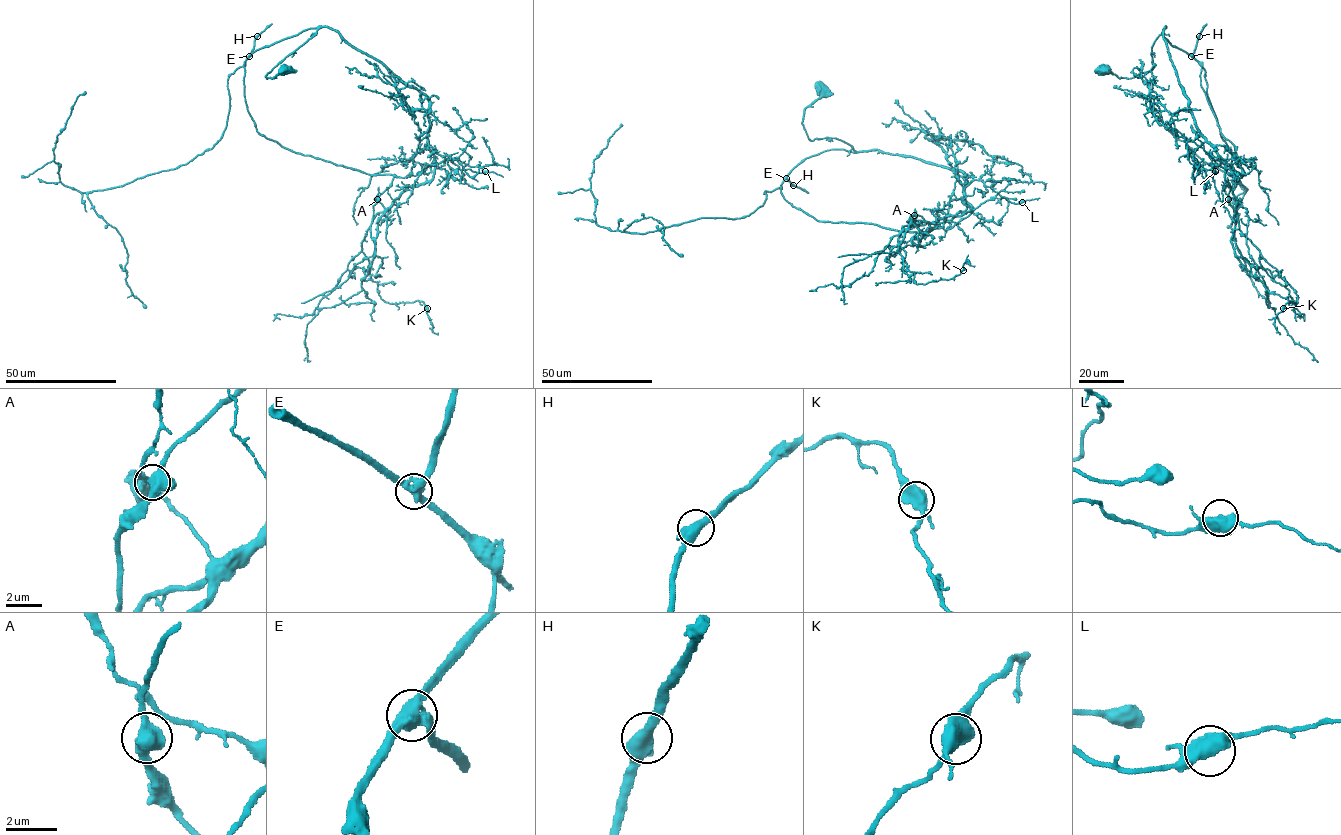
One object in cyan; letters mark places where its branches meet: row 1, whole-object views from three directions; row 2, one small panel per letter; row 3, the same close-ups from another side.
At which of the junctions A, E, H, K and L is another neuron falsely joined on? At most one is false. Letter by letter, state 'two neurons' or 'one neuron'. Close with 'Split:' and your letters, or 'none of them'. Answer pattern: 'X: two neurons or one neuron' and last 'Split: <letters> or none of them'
A: one neuron
E: two neurons
H: one neuron
K: one neuron
L: one neuron
Split: E

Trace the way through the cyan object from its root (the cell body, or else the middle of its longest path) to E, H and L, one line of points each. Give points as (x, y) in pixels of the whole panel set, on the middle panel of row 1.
E: (821, 90), (804, 111), (807, 137), (836, 138), (855, 151), (824, 151), (802, 160), (785, 178)
H: (821, 90), (804, 111), (807, 137), (836, 138), (855, 151), (831, 149), (804, 159), (787, 177), (793, 185)
L: (821, 90), (804, 111), (810, 140), (959, 169), (964, 191), (980, 180), (1022, 202)

